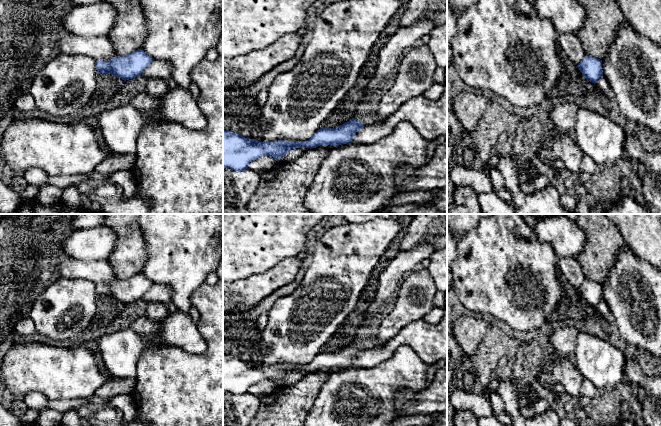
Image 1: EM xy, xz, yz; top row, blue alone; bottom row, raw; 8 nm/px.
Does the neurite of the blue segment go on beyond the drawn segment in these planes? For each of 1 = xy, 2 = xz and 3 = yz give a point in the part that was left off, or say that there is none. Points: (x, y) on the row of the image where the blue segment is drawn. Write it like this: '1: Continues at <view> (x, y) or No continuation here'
1: No continuation here
2: No continuation here
3: No continuation here

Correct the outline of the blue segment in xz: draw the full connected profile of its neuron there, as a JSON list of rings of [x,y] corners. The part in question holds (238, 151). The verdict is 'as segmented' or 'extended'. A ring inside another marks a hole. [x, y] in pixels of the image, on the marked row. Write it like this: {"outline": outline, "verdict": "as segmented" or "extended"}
{"outline": [[[350,119],[335,128],[321,127],[309,140],[289,142],[259,142],[257,139],[245,138],[239,134],[223,129],[223,168],[244,171],[249,164],[262,156],[270,156],[278,162],[291,149],[316,148],[321,145],[348,144],[356,132],[364,125],[357,119]]], "verdict": "as segmented"}

